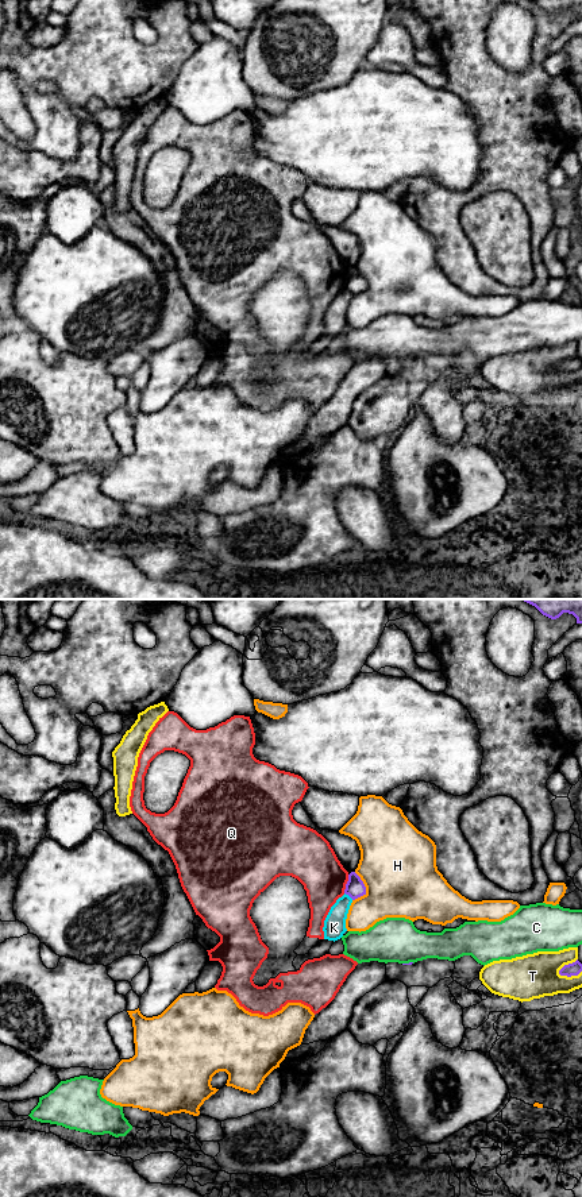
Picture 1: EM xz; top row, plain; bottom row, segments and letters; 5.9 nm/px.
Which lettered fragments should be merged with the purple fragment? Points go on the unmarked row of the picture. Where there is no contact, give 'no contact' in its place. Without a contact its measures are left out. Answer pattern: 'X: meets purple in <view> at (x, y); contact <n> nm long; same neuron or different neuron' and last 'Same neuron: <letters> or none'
C: meets purple in xz at (409, 358); contact 70 nm long; different neuron
H: meets purple in xz at (365, 284); contact 180 nm long; different neuron
K: meets purple in xz at (349, 290); contact 70 nm long; different neuron
Q: meets purple in xz at (346, 280); contact 120 nm long; different neuron
T: meets purple in xz at (566, 360); contact 150 nm long; different neuron
Same neuron: none

